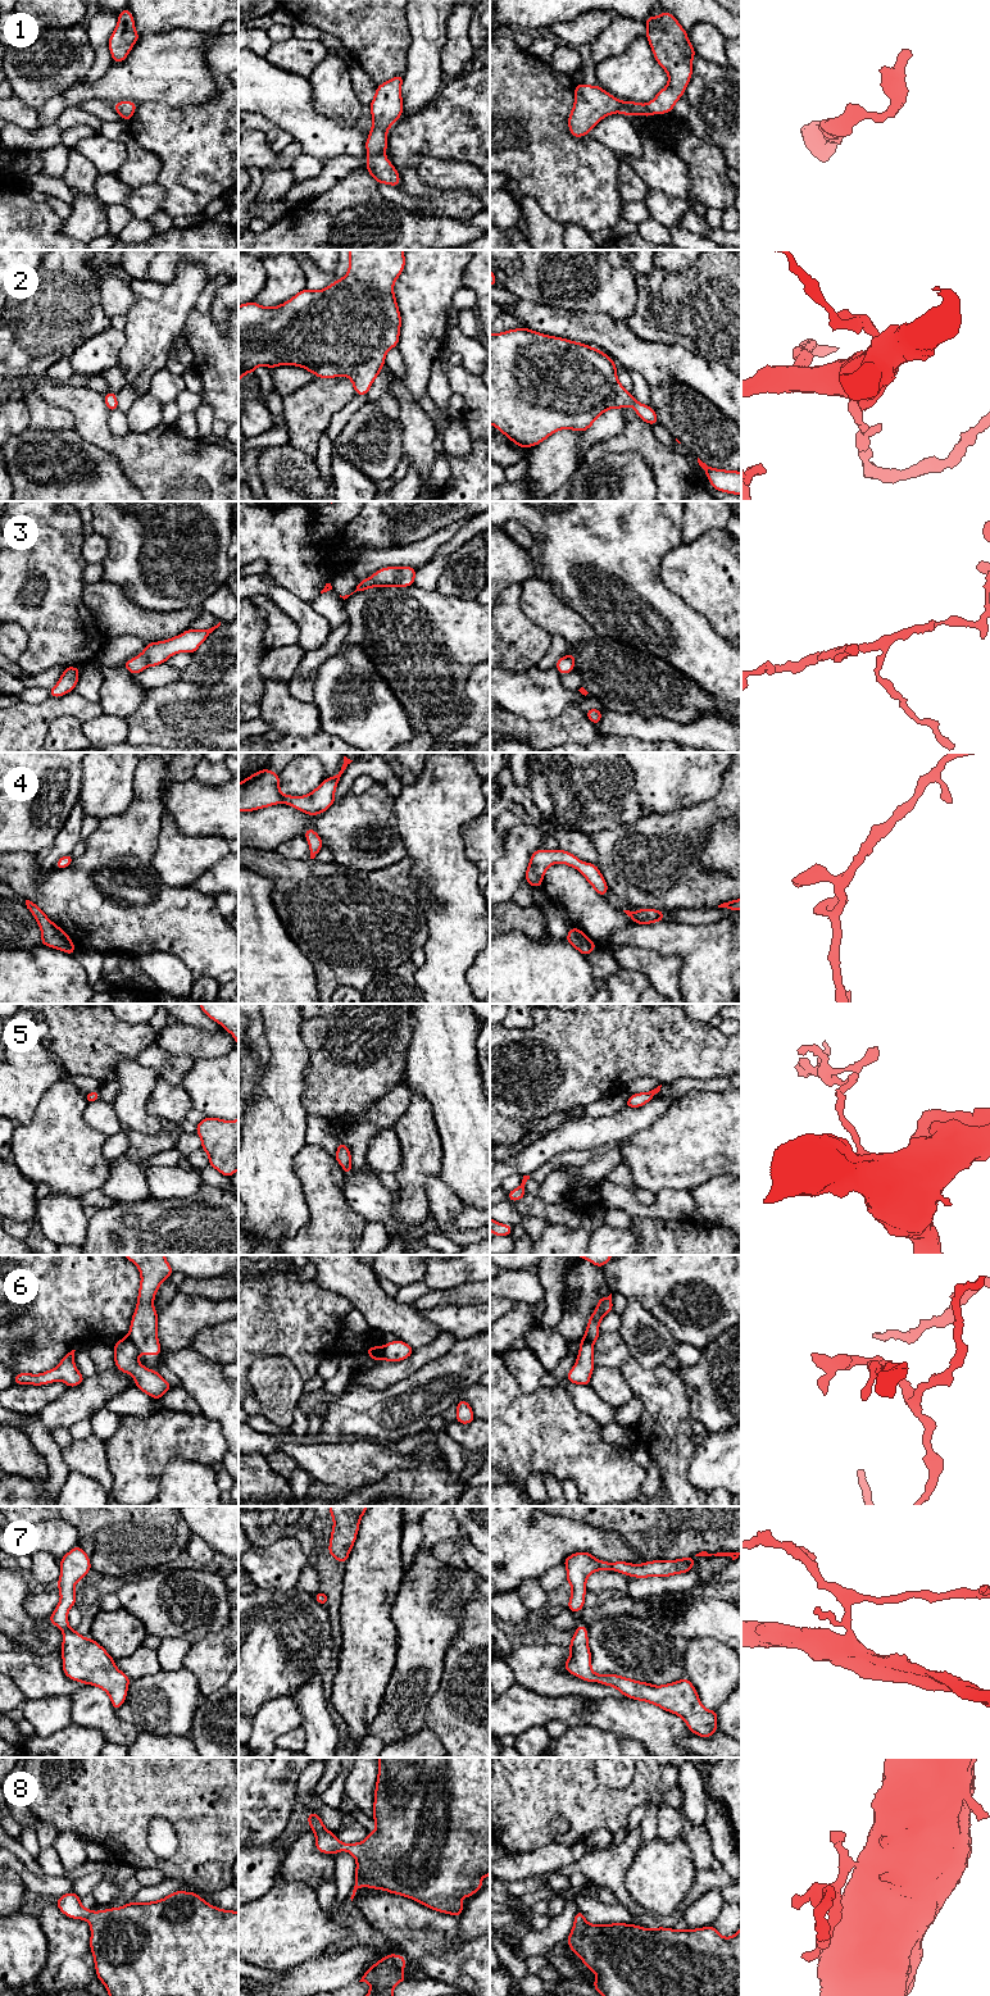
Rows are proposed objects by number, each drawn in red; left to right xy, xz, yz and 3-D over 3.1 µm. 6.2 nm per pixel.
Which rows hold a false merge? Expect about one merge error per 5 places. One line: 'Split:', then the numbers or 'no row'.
Split: 6

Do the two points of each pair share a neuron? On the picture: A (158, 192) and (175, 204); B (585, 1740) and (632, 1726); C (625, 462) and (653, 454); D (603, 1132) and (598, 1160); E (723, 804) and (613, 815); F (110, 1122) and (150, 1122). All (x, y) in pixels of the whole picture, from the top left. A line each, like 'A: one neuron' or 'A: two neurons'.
A: two neurons
B: two neurons
C: two neurons
D: two neurons
E: two neurons
F: two neurons

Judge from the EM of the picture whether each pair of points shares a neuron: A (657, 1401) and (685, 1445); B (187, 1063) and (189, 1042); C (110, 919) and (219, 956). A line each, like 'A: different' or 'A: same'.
A: same
B: different
C: same

